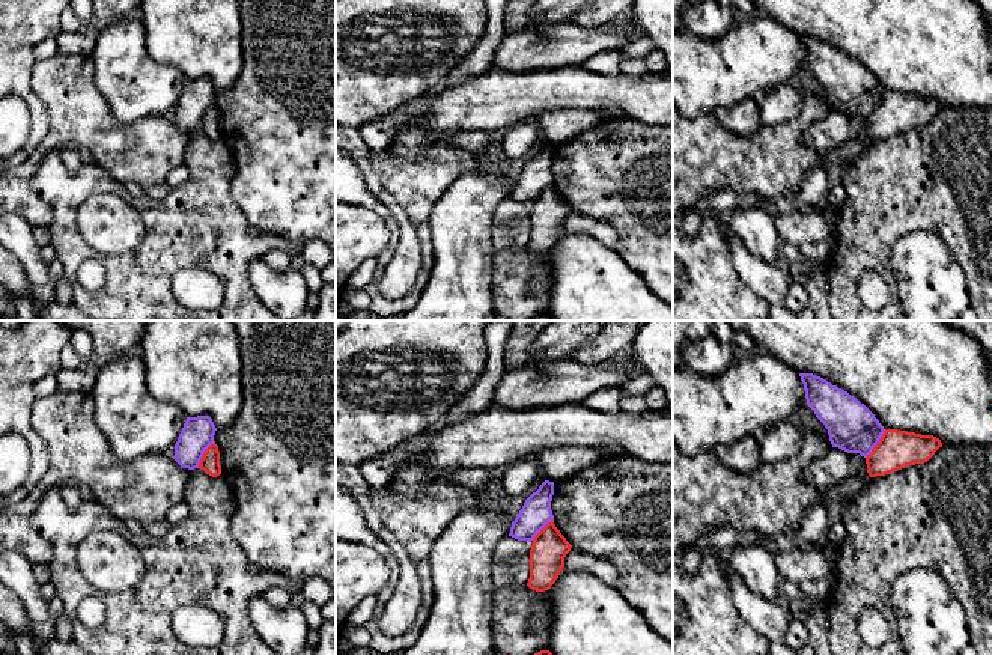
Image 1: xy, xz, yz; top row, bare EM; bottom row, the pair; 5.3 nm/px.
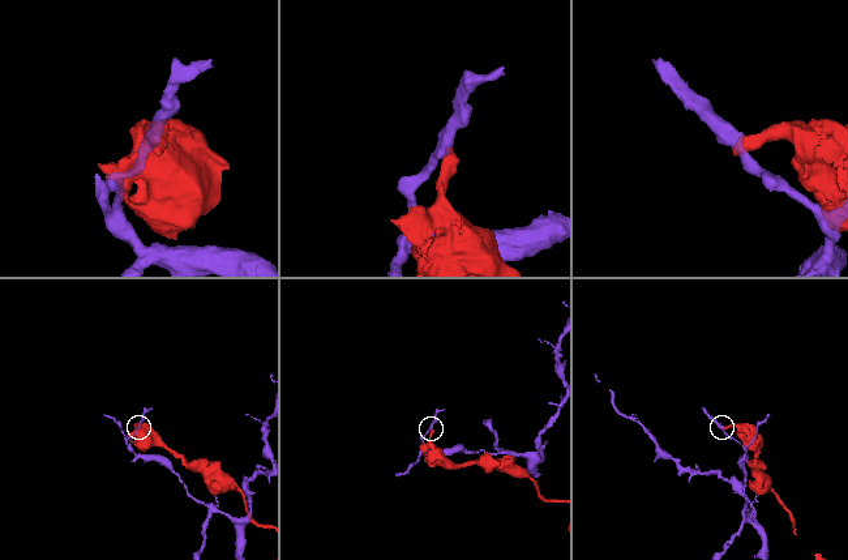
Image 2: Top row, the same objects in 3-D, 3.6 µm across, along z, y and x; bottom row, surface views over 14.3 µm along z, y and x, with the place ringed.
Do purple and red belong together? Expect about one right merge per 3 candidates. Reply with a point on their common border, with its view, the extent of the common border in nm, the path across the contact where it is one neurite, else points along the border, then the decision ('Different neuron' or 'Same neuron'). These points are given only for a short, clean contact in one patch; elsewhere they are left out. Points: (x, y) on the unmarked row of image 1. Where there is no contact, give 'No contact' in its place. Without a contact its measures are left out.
Touches purple at yz (876, 106). Shared border 190 nm. Boundary: yz (885, 92), (866, 121). Different neuron

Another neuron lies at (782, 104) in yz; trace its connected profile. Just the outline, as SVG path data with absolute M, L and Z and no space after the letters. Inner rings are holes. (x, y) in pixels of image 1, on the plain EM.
M792 81L778 84L766 93L759 105L762 125L778 126L796 119L802 102L801 89Z

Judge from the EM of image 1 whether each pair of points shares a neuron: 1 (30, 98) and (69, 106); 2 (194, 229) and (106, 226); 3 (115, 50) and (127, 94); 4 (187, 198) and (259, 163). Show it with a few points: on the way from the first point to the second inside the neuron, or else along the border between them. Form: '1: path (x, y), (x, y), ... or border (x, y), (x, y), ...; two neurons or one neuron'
1: border (33, 65), (30, 88), (45, 109), (47, 134); two neurons
2: border (124, 198), (131, 202), (145, 228); two neurons
3: path (121, 60), (127, 83); one neuron
4: border (223, 140), (234, 161), (232, 199), (241, 210); two neurons

